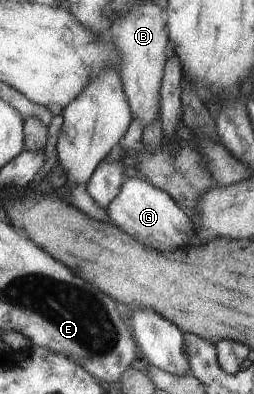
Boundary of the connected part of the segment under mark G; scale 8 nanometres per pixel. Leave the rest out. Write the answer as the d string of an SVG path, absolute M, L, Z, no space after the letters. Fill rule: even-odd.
M125 177L119 194L109 203L105 211L108 219L117 228L146 247L167 253L196 243L193 221L168 194L145 179Z

